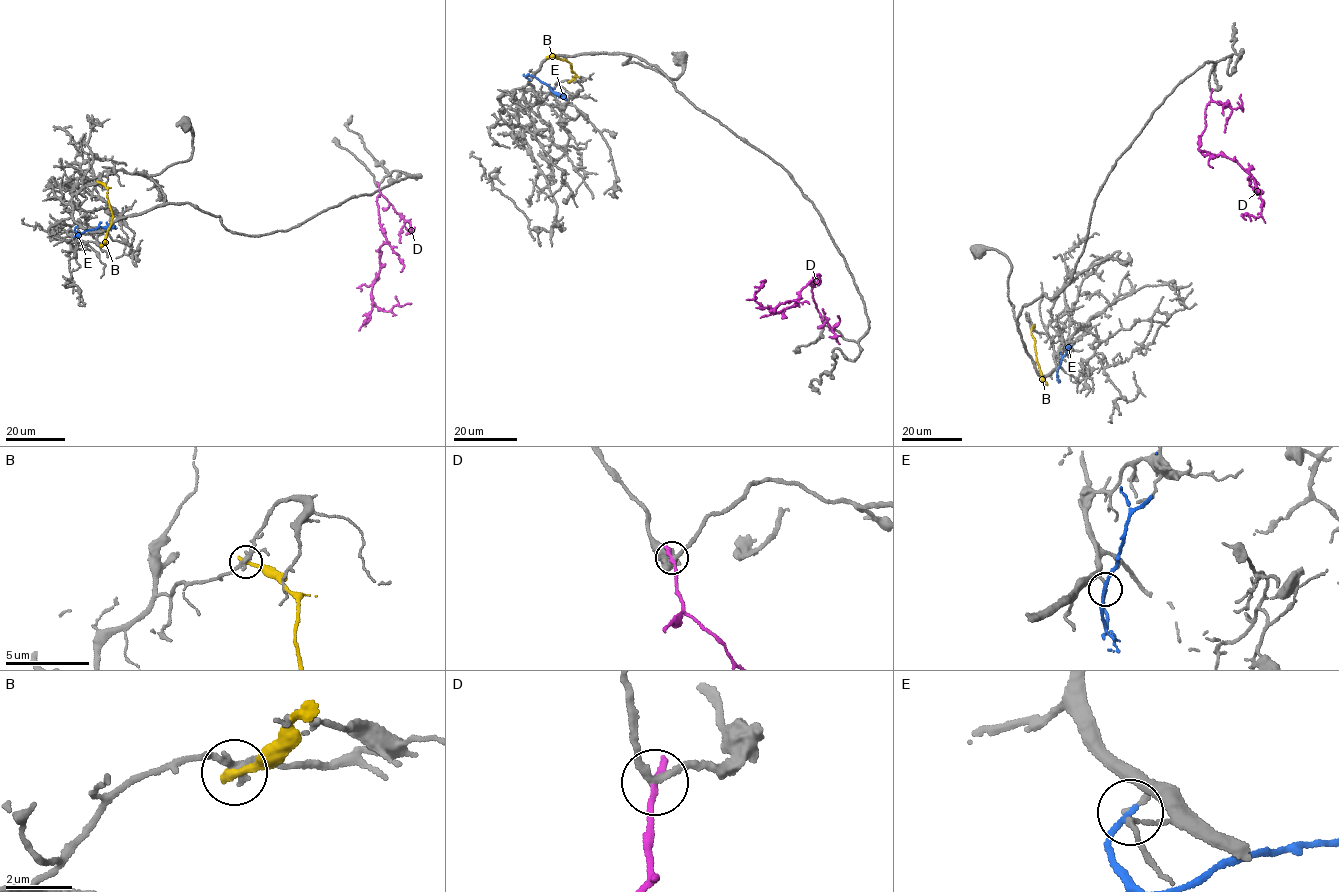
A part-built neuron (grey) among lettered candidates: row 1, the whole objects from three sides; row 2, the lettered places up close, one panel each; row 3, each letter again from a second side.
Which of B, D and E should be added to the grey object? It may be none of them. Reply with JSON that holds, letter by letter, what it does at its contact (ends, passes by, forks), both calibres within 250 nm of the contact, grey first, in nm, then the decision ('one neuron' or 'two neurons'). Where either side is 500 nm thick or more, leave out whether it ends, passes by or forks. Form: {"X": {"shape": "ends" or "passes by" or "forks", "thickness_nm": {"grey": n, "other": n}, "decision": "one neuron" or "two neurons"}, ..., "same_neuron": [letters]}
{"B": {"shape": "ends", "thickness_nm": {"grey": 200, "other": 280}, "decision": "two neurons"}, "D": {"shape": "ends", "thickness_nm": {"grey": 200, "other": 240}, "decision": "two neurons"}, "E": {"shape": "ends", "thickness_nm": {"grey": 120, "other": 150}, "decision": "one neuron"}, "same_neuron": ["E"]}

